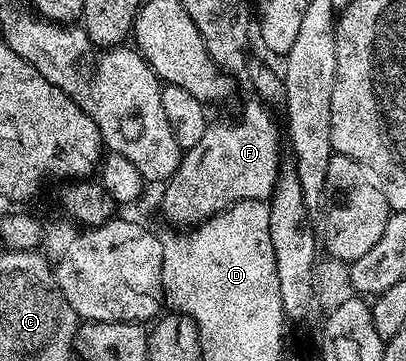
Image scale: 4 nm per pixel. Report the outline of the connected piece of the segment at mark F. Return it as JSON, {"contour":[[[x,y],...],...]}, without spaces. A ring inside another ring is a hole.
{"contour":[[[253,100],[243,107],[238,121],[218,121],[215,125],[214,122],[207,124],[200,143],[183,152],[178,170],[169,181],[165,182],[163,189],[166,190],[162,193],[162,213],[172,224],[182,225],[178,227],[197,227],[240,201],[266,201],[277,187],[280,172],[278,152],[284,149],[280,125],[279,122],[278,125],[274,122],[273,115],[266,110],[269,108],[261,100]]]}

